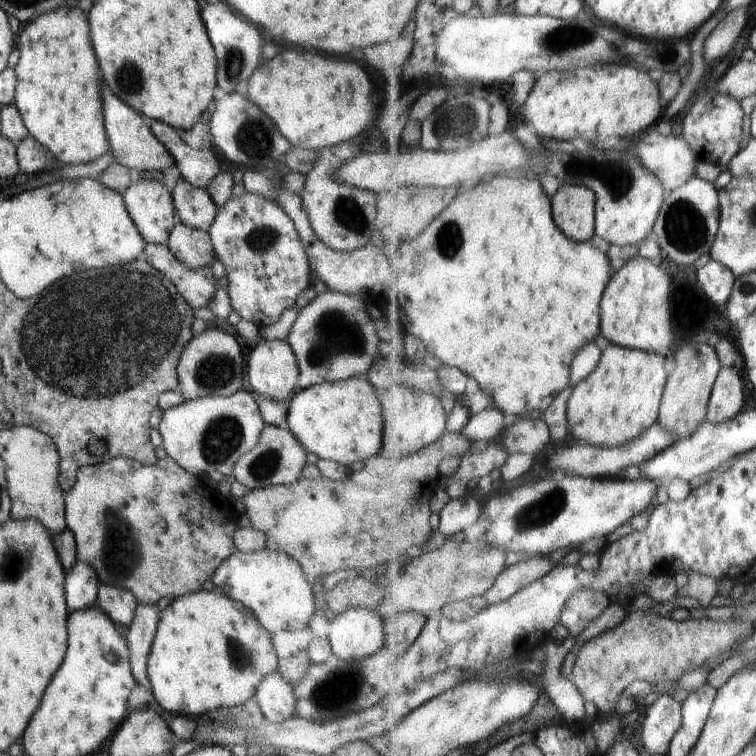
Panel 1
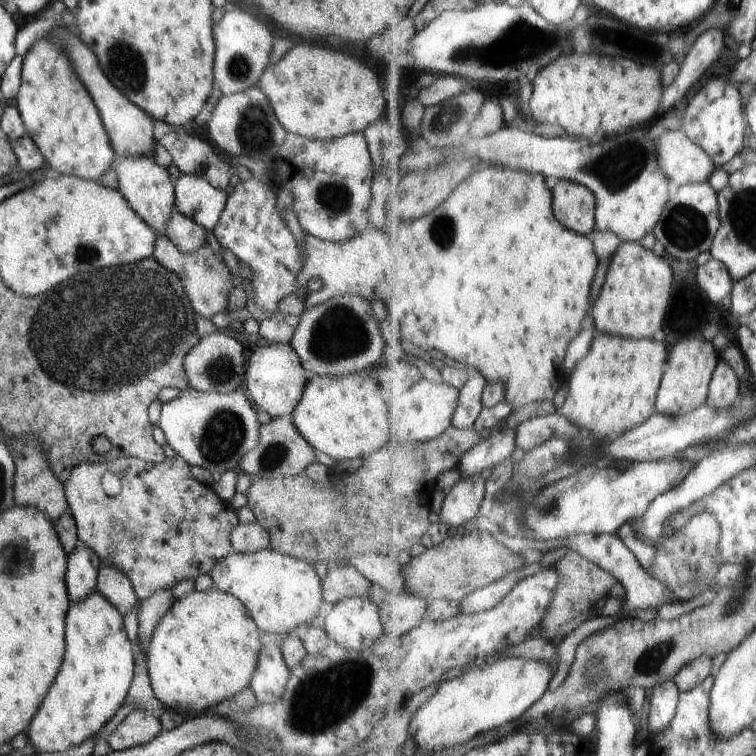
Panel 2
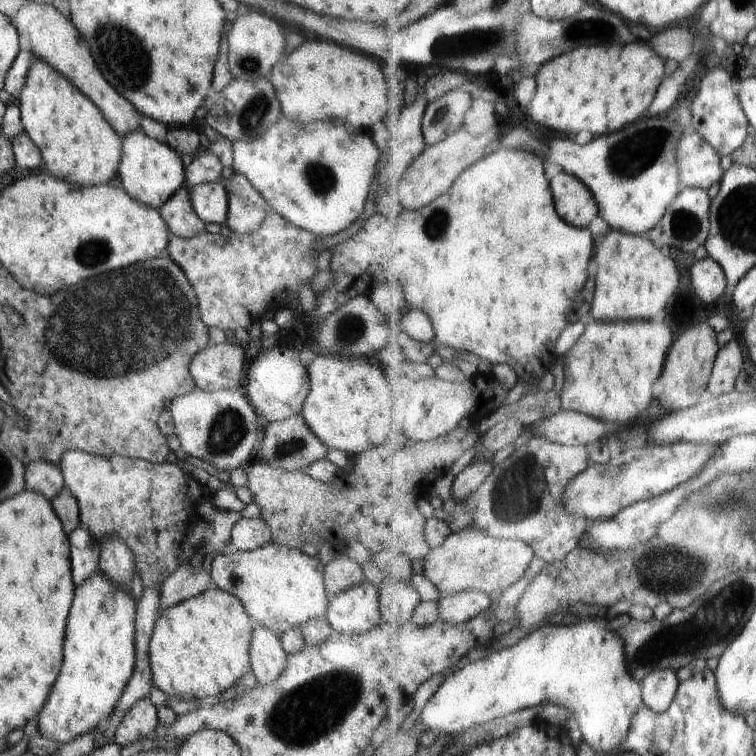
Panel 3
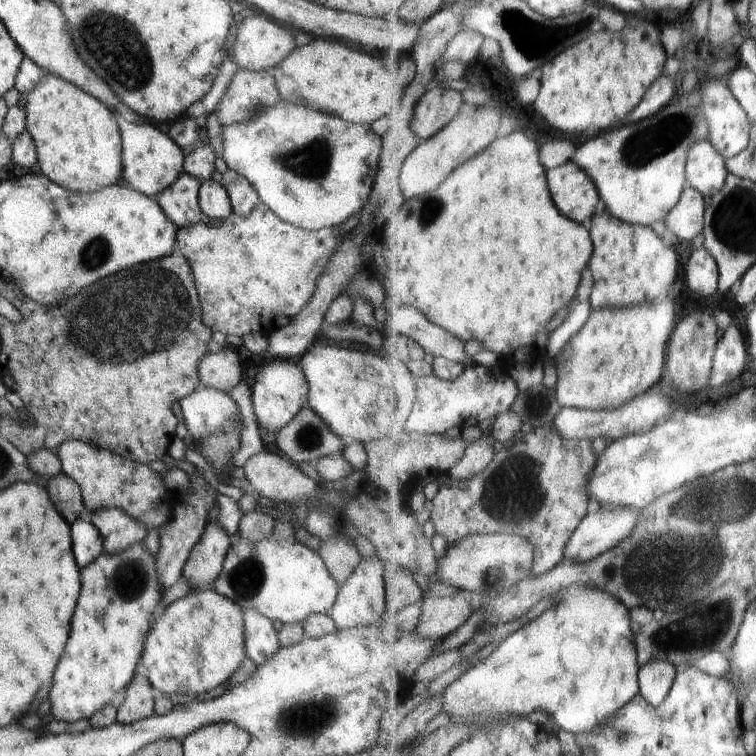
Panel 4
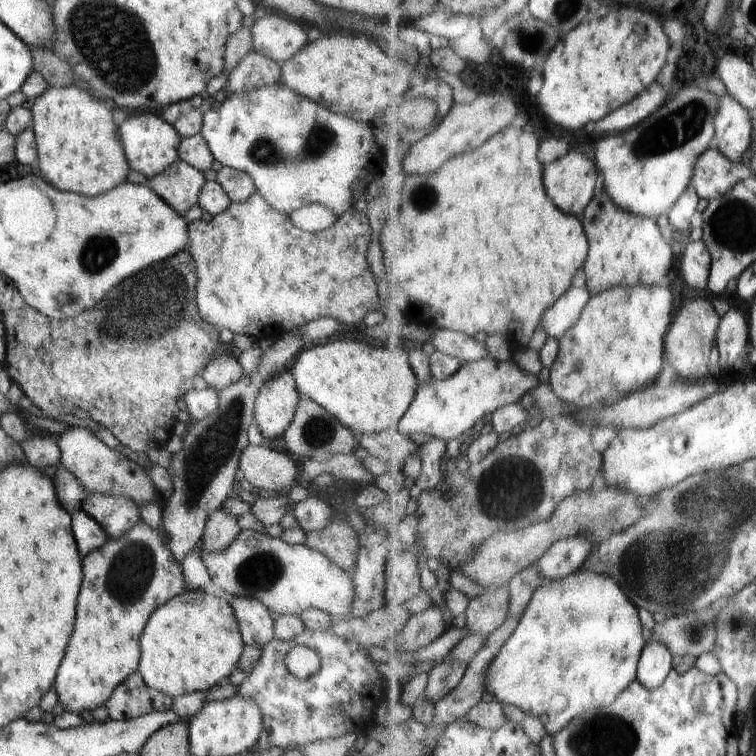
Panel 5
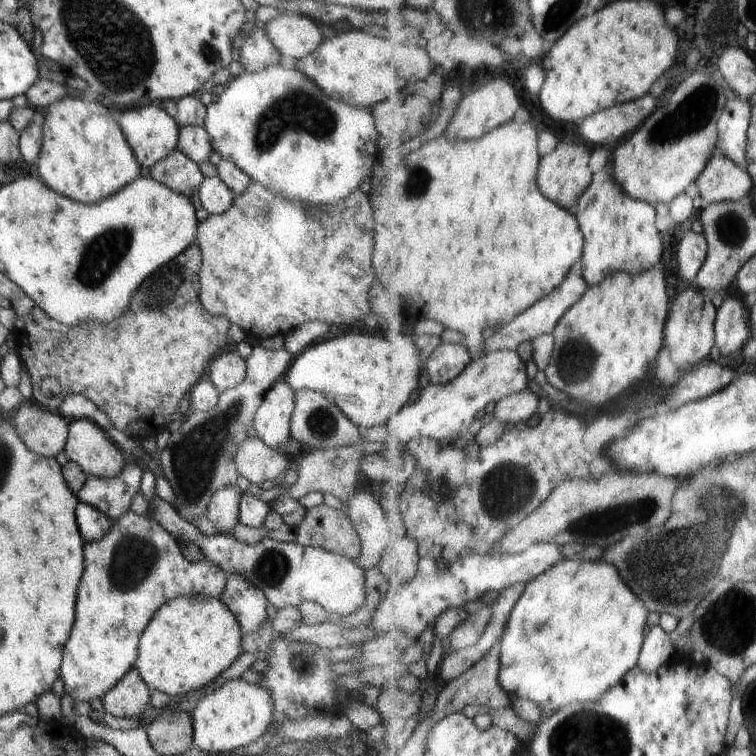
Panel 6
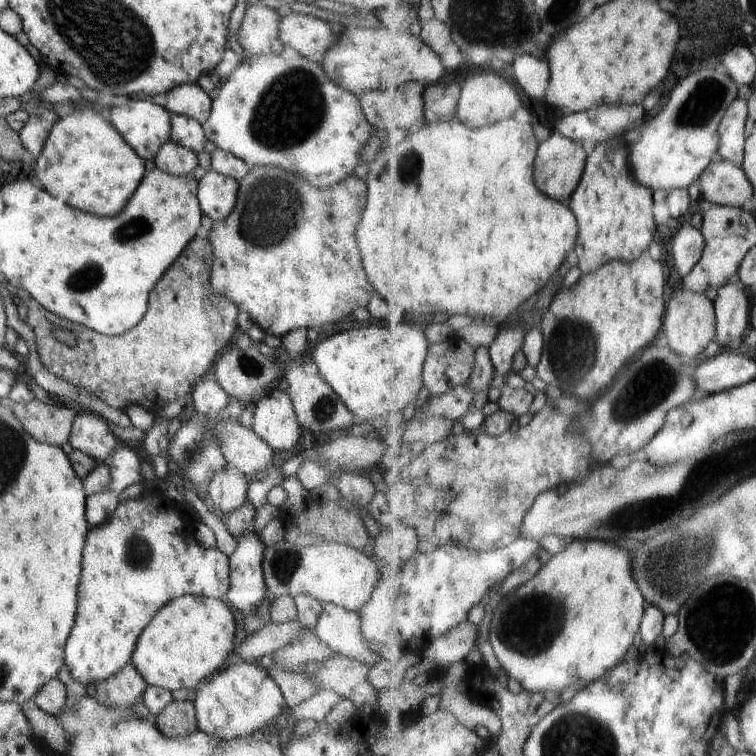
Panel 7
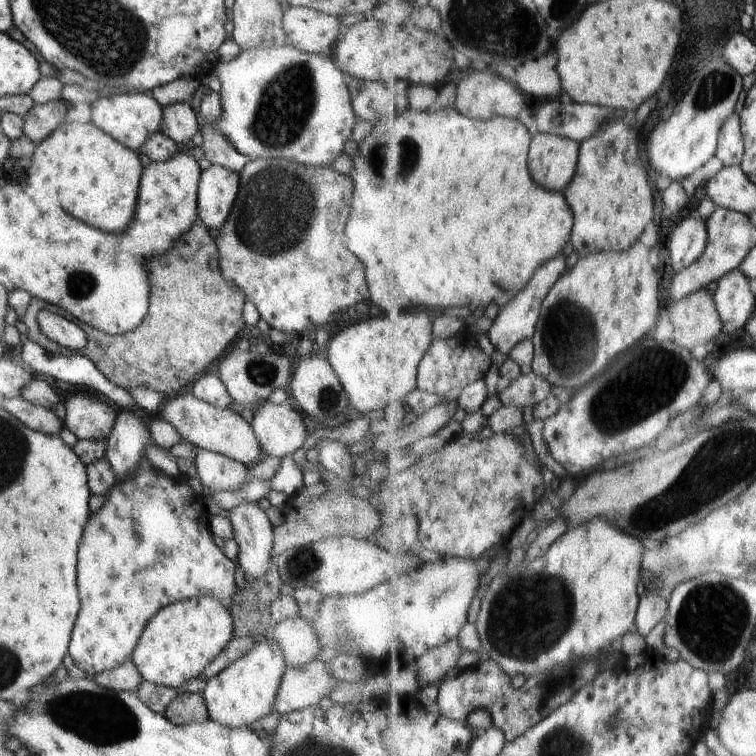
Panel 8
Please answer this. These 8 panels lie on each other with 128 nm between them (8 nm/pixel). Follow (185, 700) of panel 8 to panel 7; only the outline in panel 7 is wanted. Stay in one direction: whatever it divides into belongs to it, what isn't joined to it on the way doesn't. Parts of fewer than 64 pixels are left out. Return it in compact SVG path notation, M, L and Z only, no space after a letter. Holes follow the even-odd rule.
M172 701L153 719L166 738L186 738L196 732L196 709L193 702Z

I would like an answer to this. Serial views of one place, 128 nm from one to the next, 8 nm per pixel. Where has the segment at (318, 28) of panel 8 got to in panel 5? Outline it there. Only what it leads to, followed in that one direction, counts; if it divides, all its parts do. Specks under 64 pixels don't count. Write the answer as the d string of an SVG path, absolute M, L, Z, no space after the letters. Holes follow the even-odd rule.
M266 14L254 21L250 28L252 52L258 52L278 64L290 60L308 44L306 30L300 22L280 14Z

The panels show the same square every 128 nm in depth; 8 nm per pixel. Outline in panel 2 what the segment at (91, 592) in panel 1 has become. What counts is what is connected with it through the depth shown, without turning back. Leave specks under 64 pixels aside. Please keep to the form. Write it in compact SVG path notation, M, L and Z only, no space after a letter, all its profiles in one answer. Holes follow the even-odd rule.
M80 542L76 543L76 548L67 556L66 586L68 586L70 598L72 600L86 598L90 592L96 590L100 558Z

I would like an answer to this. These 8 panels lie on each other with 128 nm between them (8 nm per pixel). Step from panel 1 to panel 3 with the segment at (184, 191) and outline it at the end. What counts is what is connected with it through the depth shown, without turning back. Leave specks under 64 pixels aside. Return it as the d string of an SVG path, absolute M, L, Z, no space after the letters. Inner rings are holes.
M184 180L184 188L188 190L190 204L202 222L224 224L228 214L228 197L224 185L219 182L209 182L190 186Z

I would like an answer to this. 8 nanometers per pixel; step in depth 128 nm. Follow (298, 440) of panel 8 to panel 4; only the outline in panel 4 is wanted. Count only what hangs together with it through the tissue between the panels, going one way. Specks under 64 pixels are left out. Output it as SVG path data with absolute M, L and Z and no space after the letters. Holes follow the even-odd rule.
M276 358L270 364L263 364L255 374L251 389L254 414L259 426L276 433L288 422L292 422L295 414L308 403L308 384L297 361Z

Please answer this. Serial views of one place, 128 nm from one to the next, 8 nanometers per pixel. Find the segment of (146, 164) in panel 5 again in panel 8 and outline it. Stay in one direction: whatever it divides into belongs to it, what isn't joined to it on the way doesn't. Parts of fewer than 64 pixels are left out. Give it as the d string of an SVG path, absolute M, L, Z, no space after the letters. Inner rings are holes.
M133 91L127 93L116 93L108 98L99 98L89 106L91 122L98 126L102 132L106 132L137 153L142 150L144 142L156 134L162 132L162 118L164 114L158 101L148 93Z

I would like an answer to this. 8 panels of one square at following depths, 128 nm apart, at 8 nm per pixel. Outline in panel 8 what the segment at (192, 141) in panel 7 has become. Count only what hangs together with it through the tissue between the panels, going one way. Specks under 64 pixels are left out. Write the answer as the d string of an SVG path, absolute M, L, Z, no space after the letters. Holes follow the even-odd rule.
M188 101L164 106L162 112L162 132L174 142L188 145L200 132L197 111Z

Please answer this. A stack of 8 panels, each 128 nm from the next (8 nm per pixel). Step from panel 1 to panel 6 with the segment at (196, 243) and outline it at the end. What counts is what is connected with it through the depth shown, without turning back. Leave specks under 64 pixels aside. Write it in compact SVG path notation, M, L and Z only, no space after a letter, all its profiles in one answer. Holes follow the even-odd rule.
M177 149L172 151L167 158L158 162L151 169L151 175L162 185L185 195L189 199L192 192L199 190L205 180L198 165Z

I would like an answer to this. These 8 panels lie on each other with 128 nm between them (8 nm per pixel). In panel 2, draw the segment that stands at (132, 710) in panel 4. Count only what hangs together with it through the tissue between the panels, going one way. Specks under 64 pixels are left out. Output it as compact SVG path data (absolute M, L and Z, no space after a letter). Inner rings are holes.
M135 709L112 732L108 744L114 752L152 742L161 731L159 718L150 710Z

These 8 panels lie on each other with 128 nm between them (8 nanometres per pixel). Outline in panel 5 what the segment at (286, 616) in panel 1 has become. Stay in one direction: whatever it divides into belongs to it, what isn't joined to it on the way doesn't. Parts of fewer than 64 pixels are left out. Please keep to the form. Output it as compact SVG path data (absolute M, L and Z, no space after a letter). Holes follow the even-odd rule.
M244 529L226 546L226 550L202 552L200 546L200 543L196 545L196 551L204 558L203 564L214 590L240 598L255 598L274 616L300 616L307 608L317 608L330 616L350 617L350 604L354 598L352 579L318 550L303 543L291 545L264 532Z

